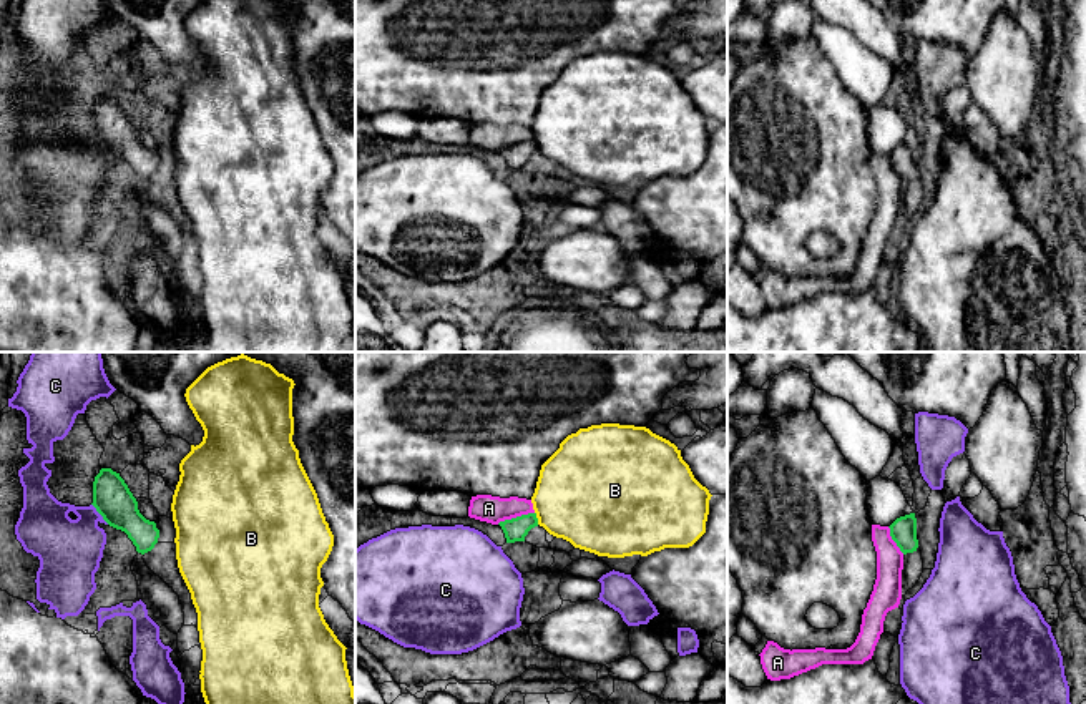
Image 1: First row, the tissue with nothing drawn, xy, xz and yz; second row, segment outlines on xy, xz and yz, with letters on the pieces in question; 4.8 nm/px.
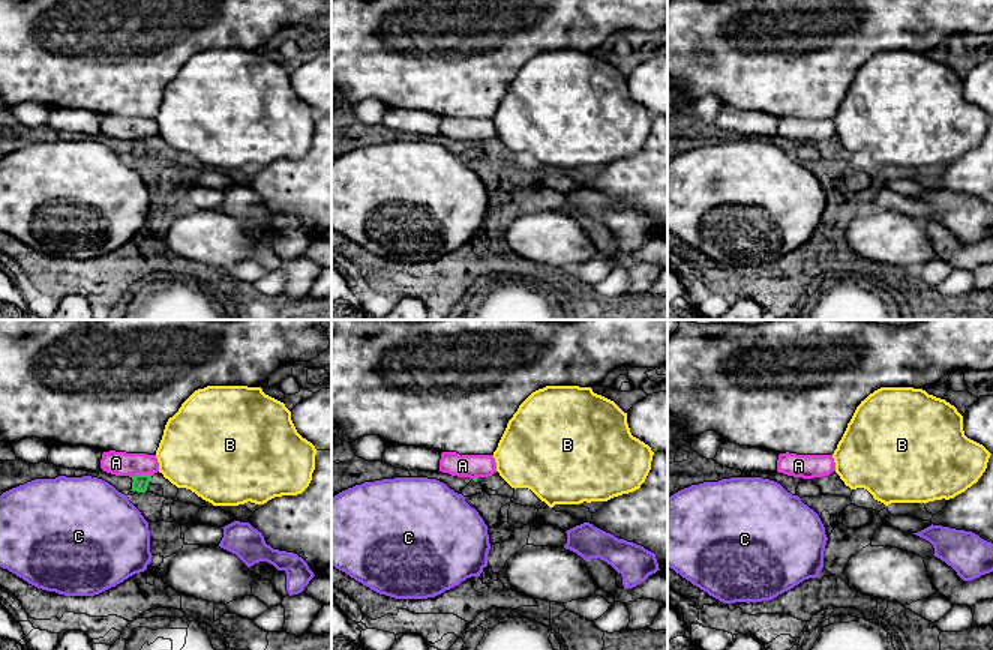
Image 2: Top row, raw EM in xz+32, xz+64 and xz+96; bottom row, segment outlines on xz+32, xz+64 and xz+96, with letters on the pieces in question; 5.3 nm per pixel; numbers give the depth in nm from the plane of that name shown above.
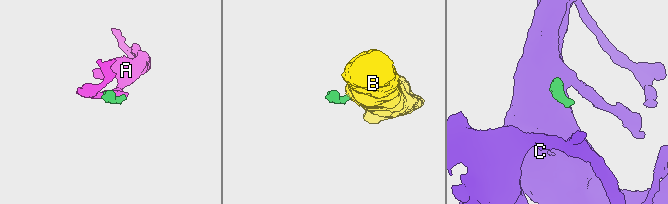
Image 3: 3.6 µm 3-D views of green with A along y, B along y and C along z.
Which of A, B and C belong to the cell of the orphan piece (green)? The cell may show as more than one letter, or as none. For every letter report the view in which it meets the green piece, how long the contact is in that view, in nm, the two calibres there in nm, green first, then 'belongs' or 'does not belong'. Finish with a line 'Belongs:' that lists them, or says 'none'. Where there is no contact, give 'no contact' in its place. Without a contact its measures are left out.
A: meets green in xz; contact 190 nm long; 110 nm thick on the green side, 130 nm on the other; does not belong
B: meets green in xz; contact 70 nm long; 110 nm thick on the green side, 460 nm on the other; does not belong
C: meets green in xy; contact 130 nm long; 190 nm thick on the green side, 300 nm on the other; does not belong
Belongs: none

